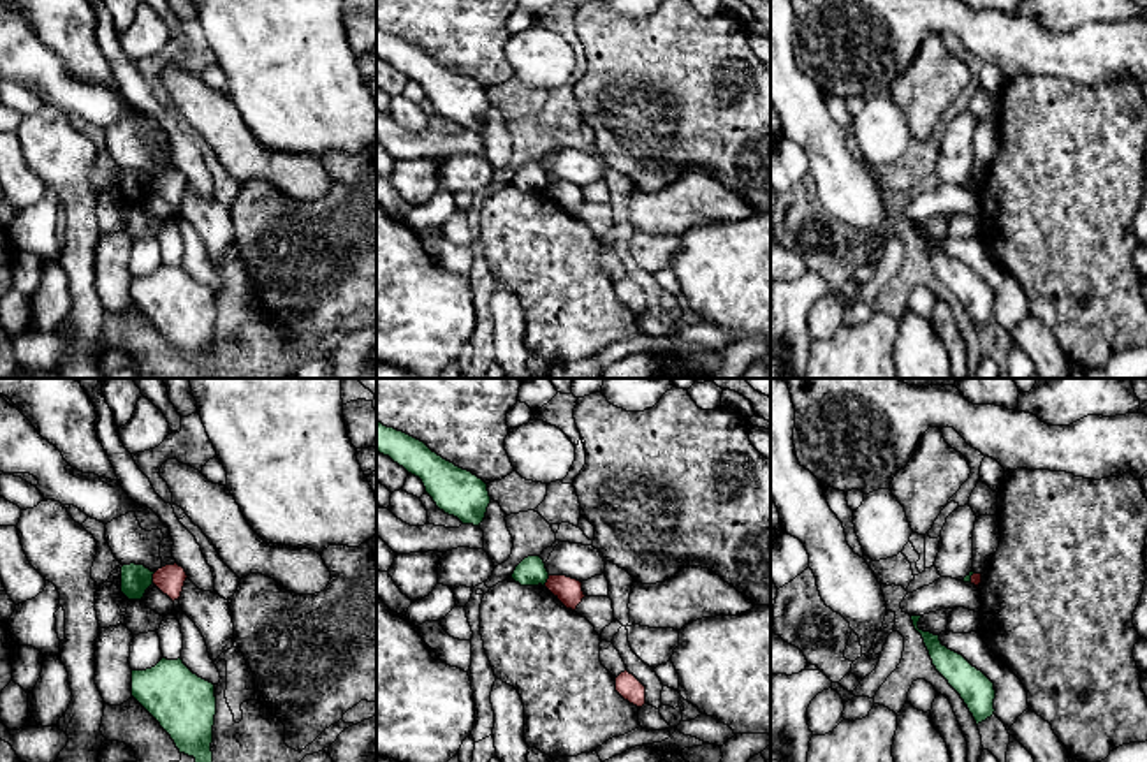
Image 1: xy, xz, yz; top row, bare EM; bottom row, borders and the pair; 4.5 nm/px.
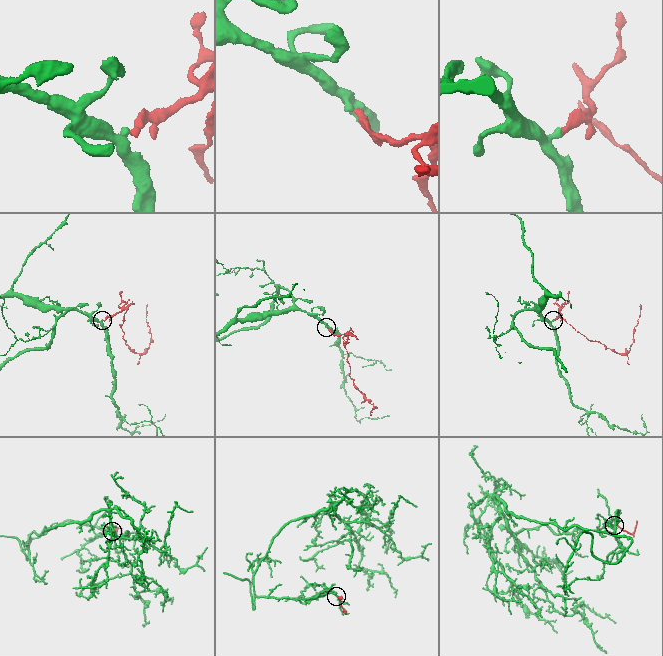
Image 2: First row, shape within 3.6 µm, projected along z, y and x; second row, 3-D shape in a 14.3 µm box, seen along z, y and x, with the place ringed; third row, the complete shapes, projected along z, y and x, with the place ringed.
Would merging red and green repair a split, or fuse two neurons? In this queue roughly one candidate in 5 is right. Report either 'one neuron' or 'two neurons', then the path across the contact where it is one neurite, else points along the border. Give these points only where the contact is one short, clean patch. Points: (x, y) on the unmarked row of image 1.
two neurons; border xy (155, 178), (152, 189)

